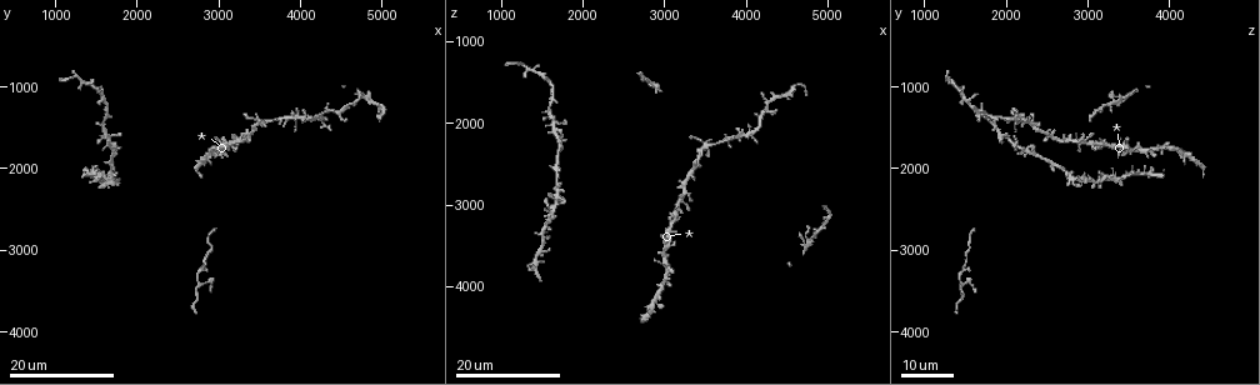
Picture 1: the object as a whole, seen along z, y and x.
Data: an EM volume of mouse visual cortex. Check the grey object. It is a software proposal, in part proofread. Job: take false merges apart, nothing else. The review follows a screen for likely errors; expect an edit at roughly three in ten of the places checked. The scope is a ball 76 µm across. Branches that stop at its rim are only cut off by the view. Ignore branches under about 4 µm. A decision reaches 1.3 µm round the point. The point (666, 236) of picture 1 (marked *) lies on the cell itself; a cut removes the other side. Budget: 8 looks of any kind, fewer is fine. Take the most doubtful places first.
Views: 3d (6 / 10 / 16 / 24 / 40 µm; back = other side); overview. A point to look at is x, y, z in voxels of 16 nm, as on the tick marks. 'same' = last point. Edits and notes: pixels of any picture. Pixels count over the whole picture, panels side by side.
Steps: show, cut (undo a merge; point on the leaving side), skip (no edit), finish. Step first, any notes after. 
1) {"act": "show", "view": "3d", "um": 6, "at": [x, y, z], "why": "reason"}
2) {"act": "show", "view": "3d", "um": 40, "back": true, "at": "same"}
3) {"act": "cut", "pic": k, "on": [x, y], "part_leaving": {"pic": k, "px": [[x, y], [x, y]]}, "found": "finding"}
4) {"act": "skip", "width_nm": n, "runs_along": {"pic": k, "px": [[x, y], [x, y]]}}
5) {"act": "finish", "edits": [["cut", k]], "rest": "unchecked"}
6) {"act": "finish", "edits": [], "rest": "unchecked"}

{"act": "show", "view": "3d", "um": 24, "at": [4050, 1400, 2100], "why": "looks like a crossing"}

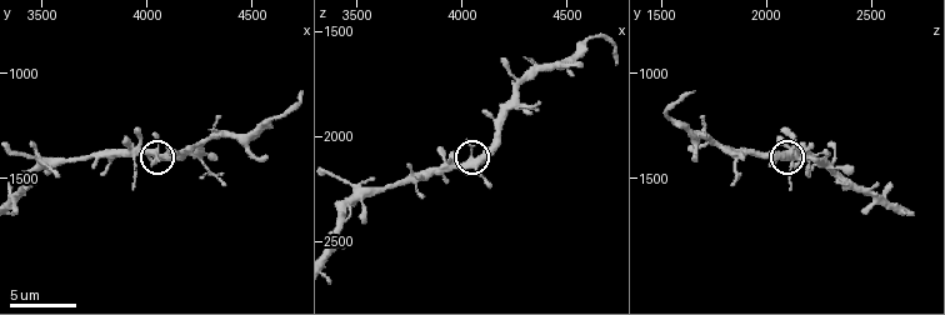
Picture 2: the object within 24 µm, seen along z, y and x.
{"act": "show", "view": "3d", "um": 6, "at": [4060, 1410, 2160]}

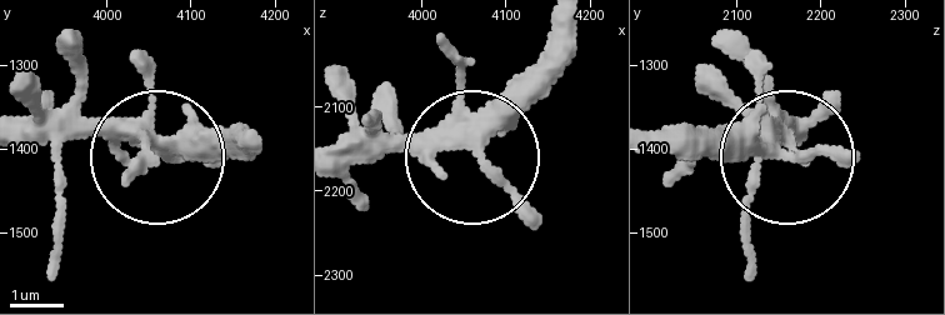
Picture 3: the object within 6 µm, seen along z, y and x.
{"act": "skip", "width_nm": 320, "found": "one cell here"}

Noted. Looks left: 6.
{"act": "show", "view": "3d", "um": 24, "at": [3350, 1550, 2550]}

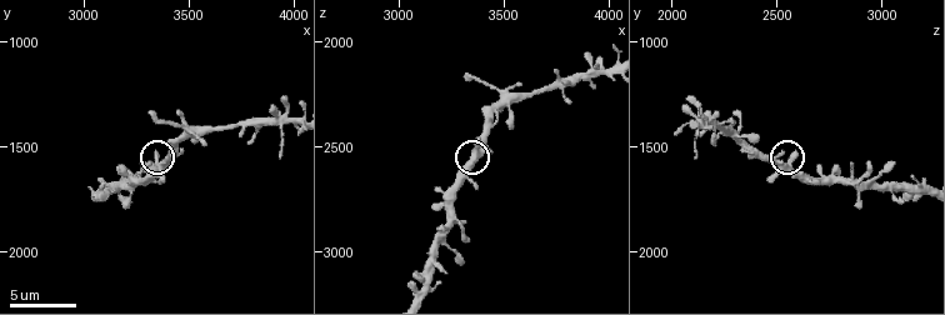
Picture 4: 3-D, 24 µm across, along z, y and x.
{"act": "show", "view": "3d", "um": 6, "at": [3360, 1600, 2510]}

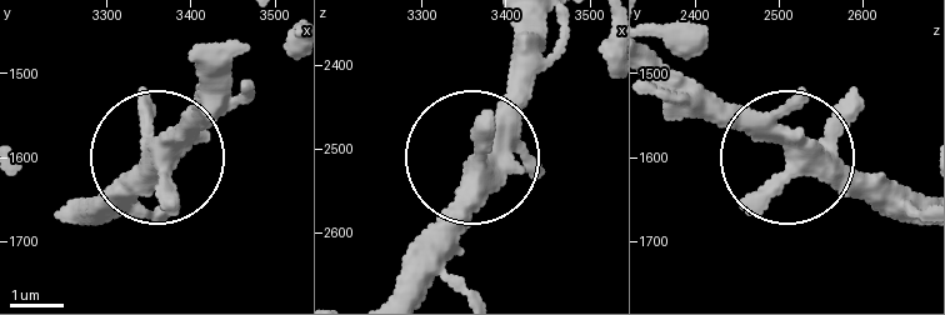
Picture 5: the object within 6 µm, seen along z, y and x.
{"act": "skip", "arms": 5, "found": "all the same cell"}

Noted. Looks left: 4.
{"act": "show", "view": "3d", "um": 10, "at": [3740, 1390, 2210]}

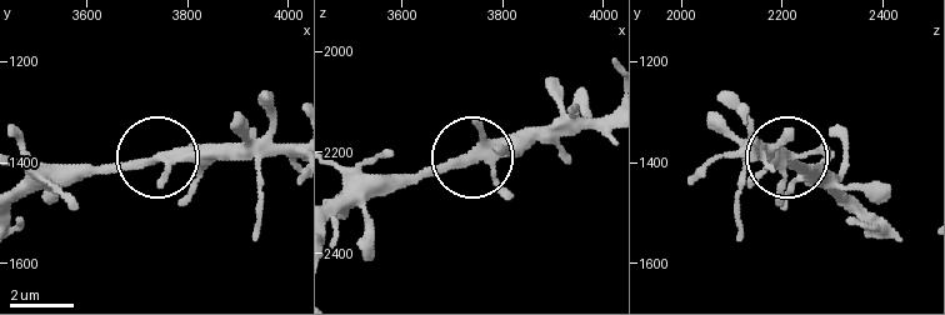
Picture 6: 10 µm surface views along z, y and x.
{"act": "show", "view": "3d", "um": 6, "at": [3735, 1390, 2210]}

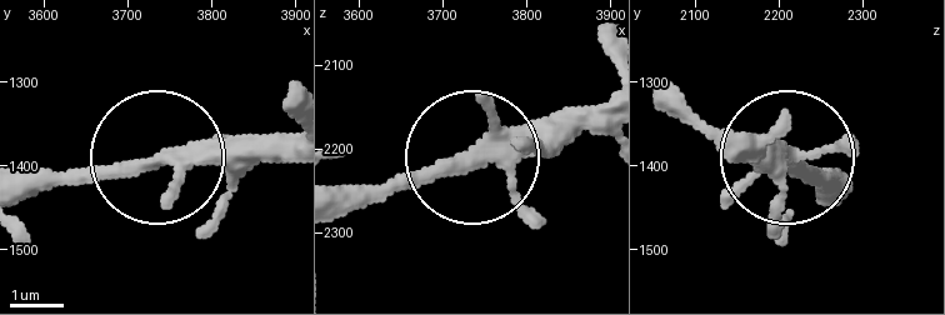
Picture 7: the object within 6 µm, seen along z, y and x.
{"act": "skip", "runs_along": {"pic": 7, "px": [[843, 185], [794, 159], [754, 159]]}, "found": "all the same cell"}

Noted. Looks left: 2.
{"act": "show", "view": "3d", "um": 10, "at": [4570, 1230, 1570], "why": "sudden change in width"}

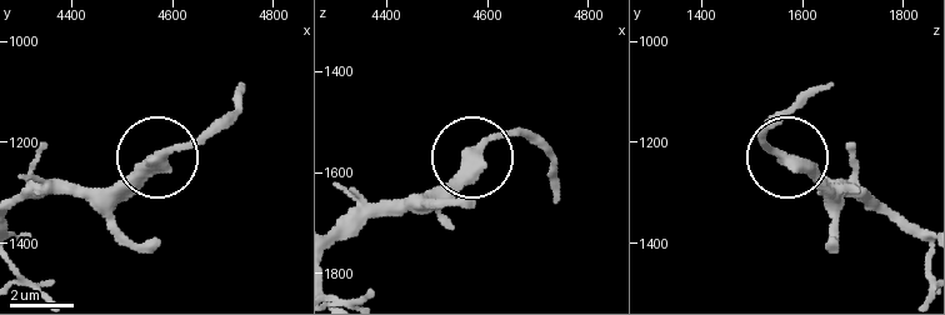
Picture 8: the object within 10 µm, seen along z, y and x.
{"act": "skip", "runs_along": {"pic": 8, "px": [[880, 206], [824, 188], [775, 150], [761, 129]]}, "found": "continuous, no second cell"}

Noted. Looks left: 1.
{"act": "finish", "edits": [], "rest": "unchecked"}

